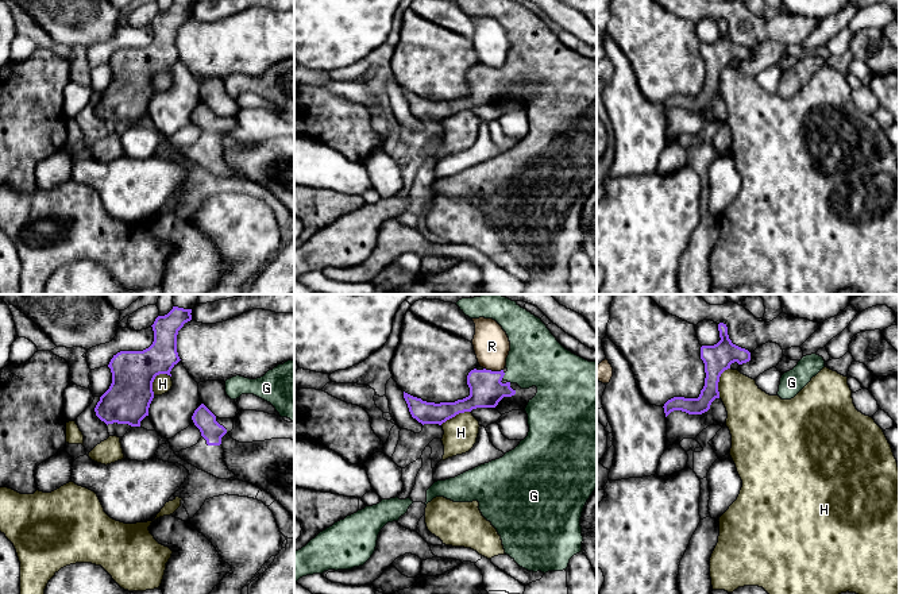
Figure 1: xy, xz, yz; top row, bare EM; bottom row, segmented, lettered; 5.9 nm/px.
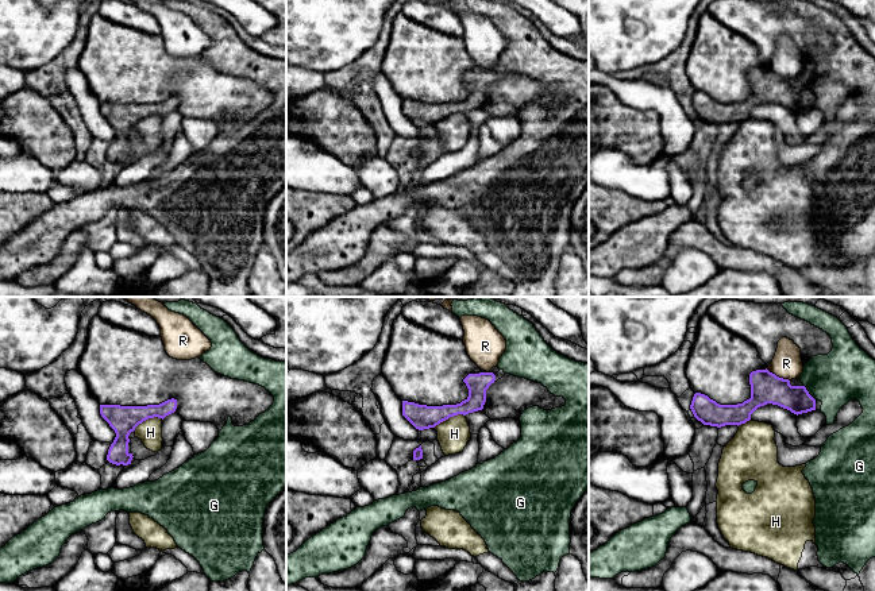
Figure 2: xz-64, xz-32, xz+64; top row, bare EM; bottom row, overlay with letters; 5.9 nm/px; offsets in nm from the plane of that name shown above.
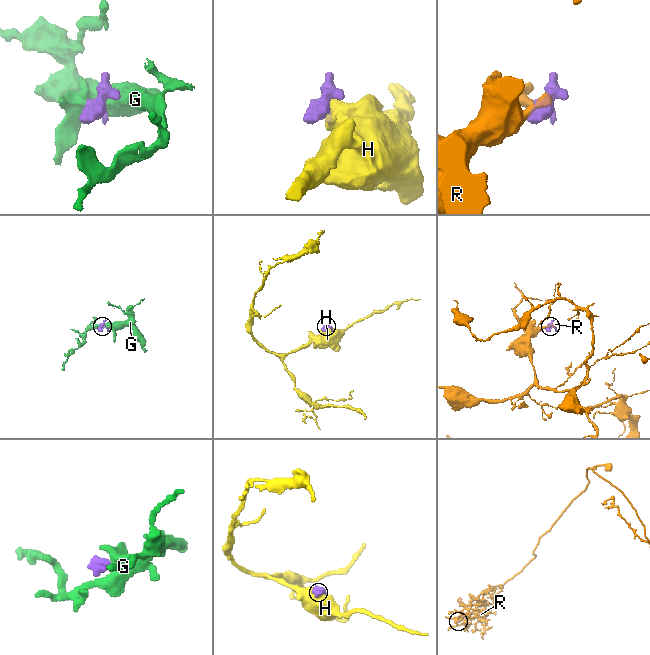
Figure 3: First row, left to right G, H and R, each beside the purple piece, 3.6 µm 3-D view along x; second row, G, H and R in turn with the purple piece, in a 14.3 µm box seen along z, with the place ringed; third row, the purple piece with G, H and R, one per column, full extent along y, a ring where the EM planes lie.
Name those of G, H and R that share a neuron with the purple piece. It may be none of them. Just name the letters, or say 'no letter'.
G

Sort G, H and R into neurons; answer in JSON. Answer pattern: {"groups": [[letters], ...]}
{"groups": [["G"], ["H"], ["R"]]}

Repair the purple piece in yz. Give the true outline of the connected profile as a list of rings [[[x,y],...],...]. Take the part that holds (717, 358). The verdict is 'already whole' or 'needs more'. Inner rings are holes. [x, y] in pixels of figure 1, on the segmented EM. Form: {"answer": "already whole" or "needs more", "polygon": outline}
{"answer": "already whole", "polygon": [[[718,324],[721,340],[714,346],[701,347],[701,359],[705,363],[705,386],[698,398],[674,397],[664,404],[665,417],[674,410],[682,410],[688,414],[702,414],[710,409],[711,402],[719,398],[718,382],[721,374],[730,369],[730,364],[738,364],[751,360],[751,352],[732,343],[728,335],[728,327]]]}

